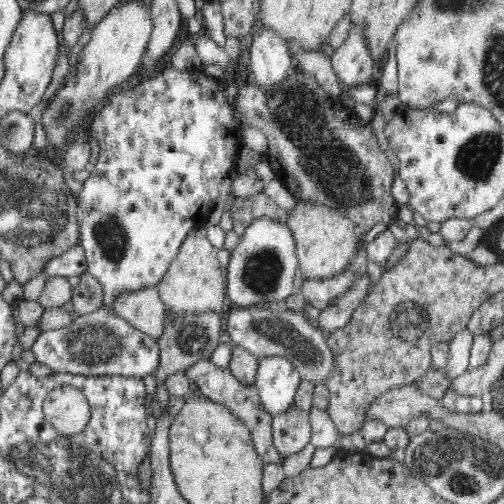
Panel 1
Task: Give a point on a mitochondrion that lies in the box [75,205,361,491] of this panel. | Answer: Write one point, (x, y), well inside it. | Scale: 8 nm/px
(276, 330)

